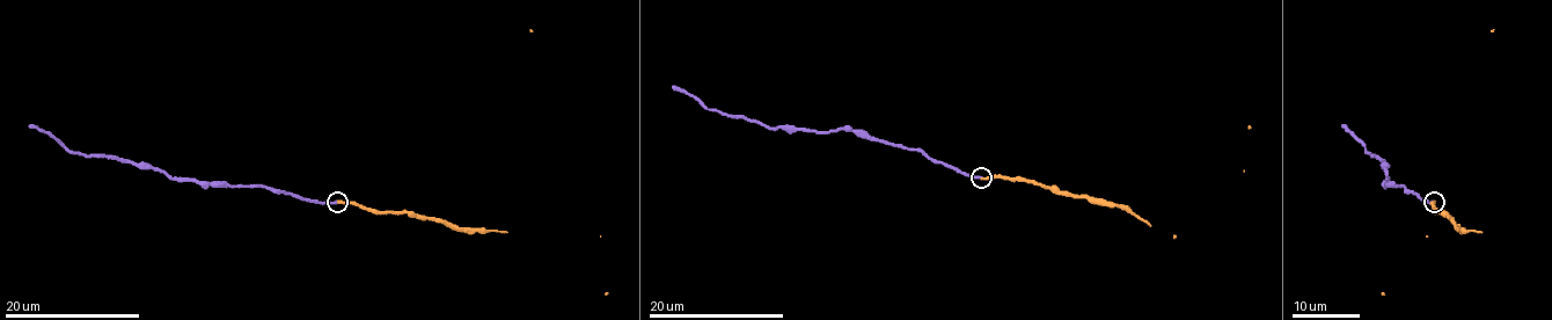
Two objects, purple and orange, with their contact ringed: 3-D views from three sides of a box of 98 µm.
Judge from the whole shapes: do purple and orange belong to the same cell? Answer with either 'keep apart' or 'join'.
join

